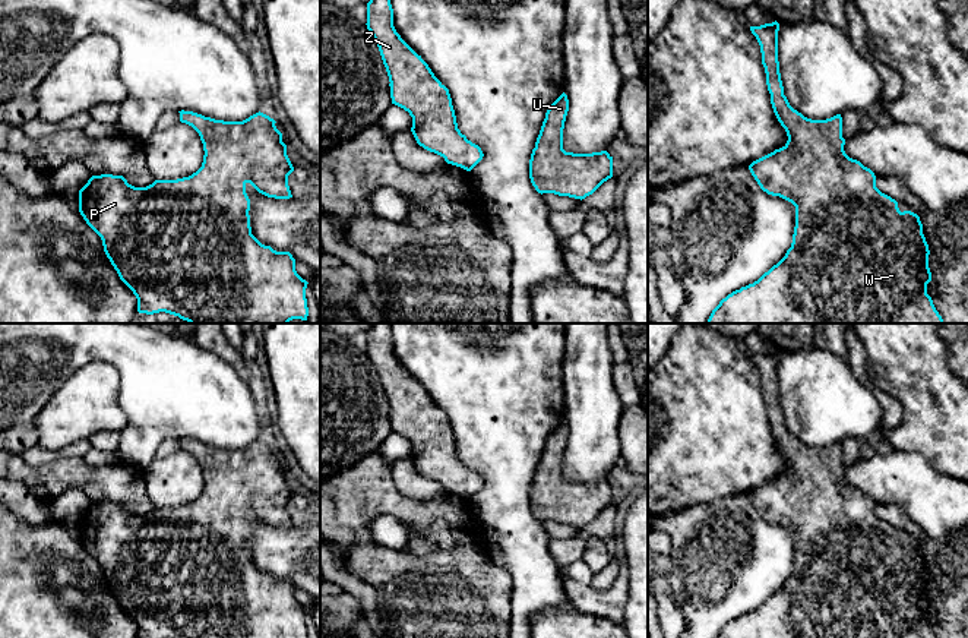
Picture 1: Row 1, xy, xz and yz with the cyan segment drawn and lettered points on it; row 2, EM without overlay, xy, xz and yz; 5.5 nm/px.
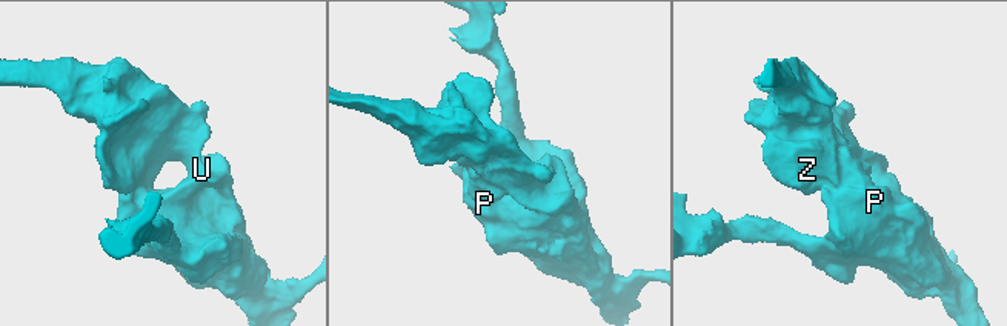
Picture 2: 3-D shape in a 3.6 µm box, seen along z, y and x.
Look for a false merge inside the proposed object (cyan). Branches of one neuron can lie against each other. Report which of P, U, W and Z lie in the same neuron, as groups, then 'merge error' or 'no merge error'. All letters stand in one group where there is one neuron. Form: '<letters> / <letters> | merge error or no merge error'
P U W Z | no merge error

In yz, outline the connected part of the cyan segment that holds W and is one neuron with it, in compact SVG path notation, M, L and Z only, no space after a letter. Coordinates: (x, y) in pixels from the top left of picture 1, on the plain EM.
M779 351L750 359L760 373L771 432L788 468L749 498L763 519L795 534L795 555L785 584L714 638L936 638L927 622L930 578L920 544L901 540L898 530L876 515L874 500L845 481L841 442L812 448L790 433L779 401Z

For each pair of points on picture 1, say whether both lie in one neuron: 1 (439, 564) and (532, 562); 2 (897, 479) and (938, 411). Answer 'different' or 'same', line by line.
1: different
2: different

